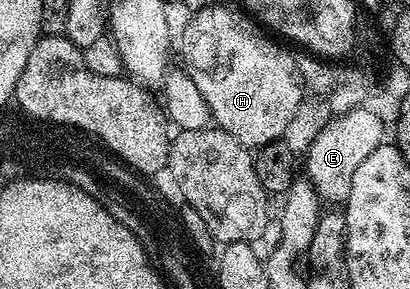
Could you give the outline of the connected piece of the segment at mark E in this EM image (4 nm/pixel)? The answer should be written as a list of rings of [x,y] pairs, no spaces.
[[[365,105],[330,118],[308,142],[306,178],[322,200],[344,204],[352,187],[354,172],[380,145],[384,144],[387,125]]]

